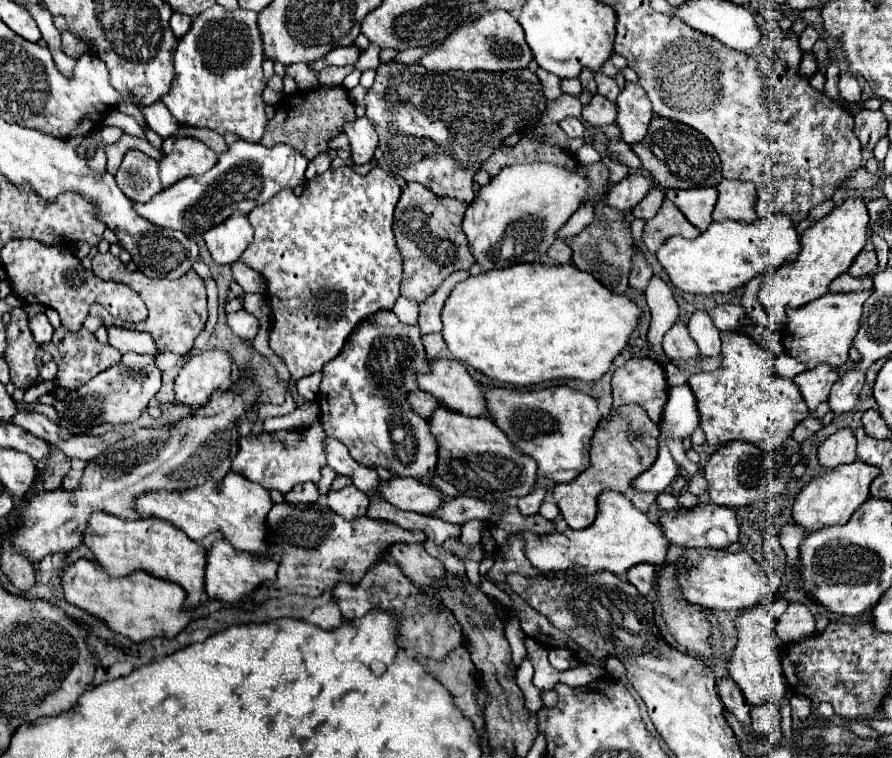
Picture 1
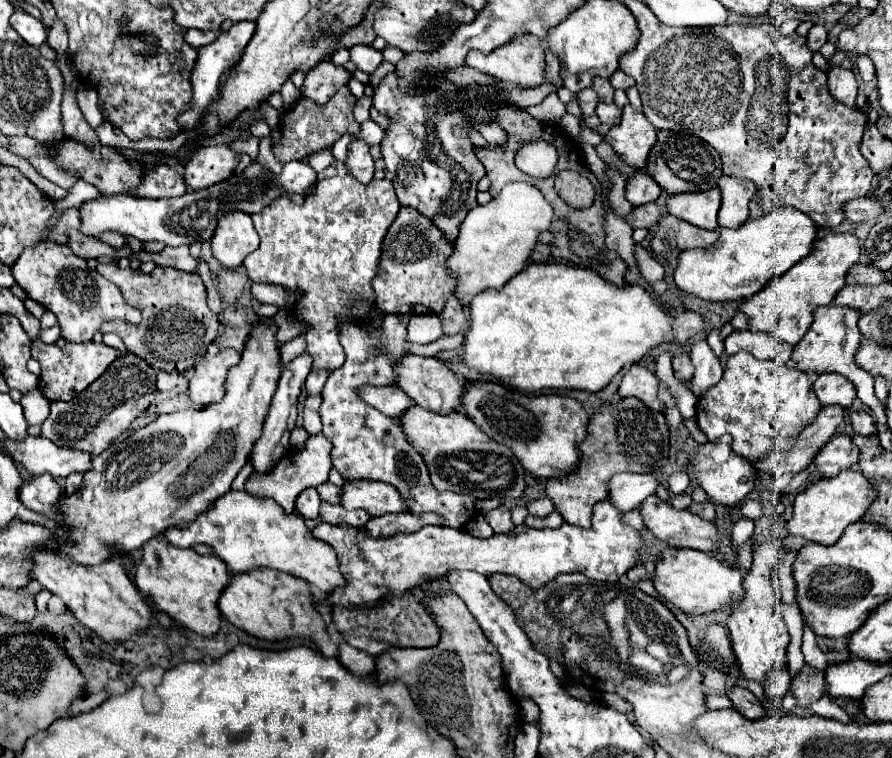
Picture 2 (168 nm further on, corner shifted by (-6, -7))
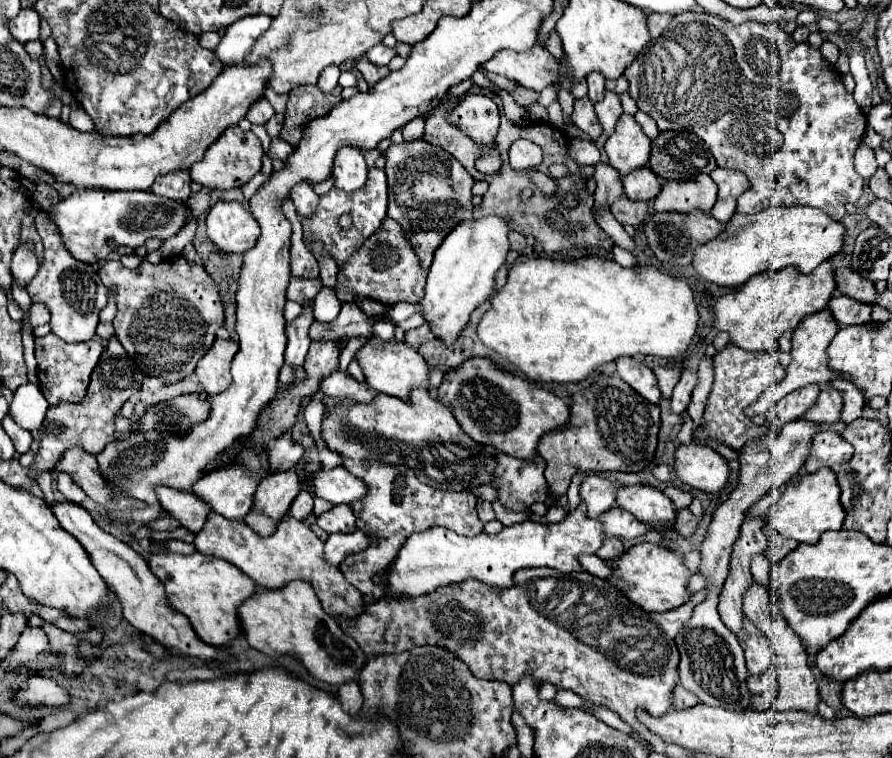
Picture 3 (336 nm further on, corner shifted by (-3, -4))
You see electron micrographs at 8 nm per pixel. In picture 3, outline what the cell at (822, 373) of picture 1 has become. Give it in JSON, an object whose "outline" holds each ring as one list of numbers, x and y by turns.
{"outline":[[834,379,830,385,844,393,842,421,844,421,844,423,850,423,850,421,854,421,854,419,860,419,860,417,862,417,862,409,864,409,864,397,862,397,862,393,860,393,850,381]]}

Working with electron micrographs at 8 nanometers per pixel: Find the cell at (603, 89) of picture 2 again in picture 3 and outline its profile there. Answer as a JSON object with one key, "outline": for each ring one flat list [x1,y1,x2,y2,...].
{"outline":[[594,71,586,77,586,81,588,81,588,99,594,103,600,101,604,95,604,77]]}

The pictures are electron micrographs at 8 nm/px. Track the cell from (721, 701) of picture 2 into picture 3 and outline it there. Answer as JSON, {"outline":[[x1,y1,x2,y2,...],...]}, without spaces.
{"outline":[[676,685,674,687,674,693,672,693,672,707,674,709,688,709,688,707,694,707,698,703,698,697,690,691,686,691,682,685]]}

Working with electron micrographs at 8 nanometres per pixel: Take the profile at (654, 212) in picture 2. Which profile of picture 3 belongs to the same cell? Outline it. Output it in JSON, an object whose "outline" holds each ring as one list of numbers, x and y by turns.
{"outline":[[622,195,622,197,618,197,618,201,614,201,610,211,622,225,630,223,630,225,638,227,638,225,642,225,642,221,646,217,648,205,644,201,630,201,626,195]]}

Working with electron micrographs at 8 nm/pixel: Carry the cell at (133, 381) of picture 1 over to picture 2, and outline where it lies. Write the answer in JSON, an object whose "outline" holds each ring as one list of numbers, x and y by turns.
{"outline":[[123,354,77,398,69,402,51,402,51,414,41,426,41,436,49,438,61,448,85,450,97,456,111,444,111,440,127,432,131,422,141,416,149,404,153,404,157,394,155,378,155,370,145,364,145,360,137,358,135,354]]}

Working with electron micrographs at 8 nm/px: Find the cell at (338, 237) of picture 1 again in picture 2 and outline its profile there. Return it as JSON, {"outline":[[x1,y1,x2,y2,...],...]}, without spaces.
{"outline":[[347,174,319,180,303,206,297,206,289,196,281,196,251,216,261,244,245,258,243,266,253,282,279,284,299,292,293,316,305,324,301,338,305,338,307,352,313,356,311,370,341,368,345,352,339,342,339,324,357,324,377,308,371,280,379,272,381,244,399,208,401,202,397,202,387,178,373,178,361,186]]}

